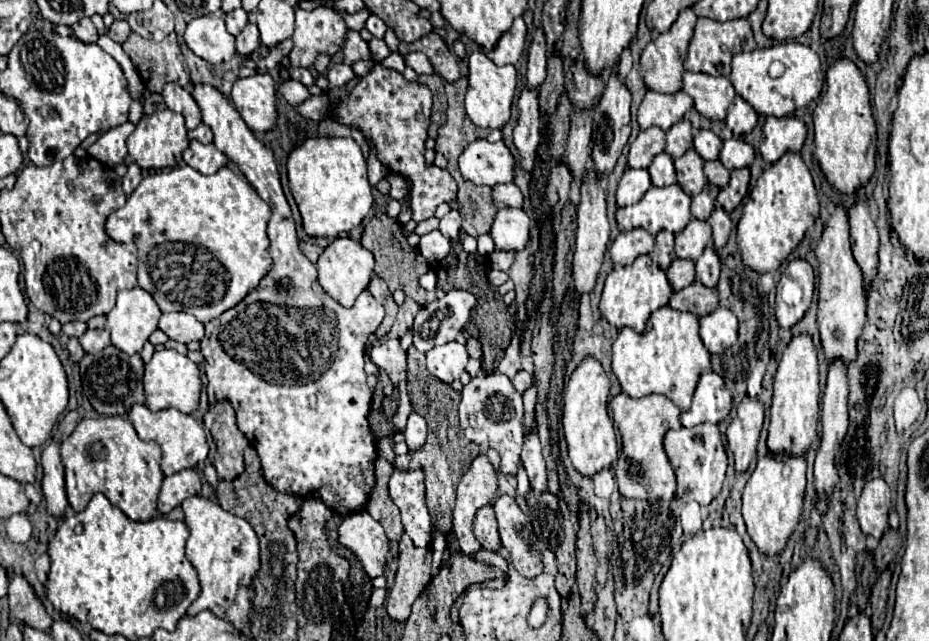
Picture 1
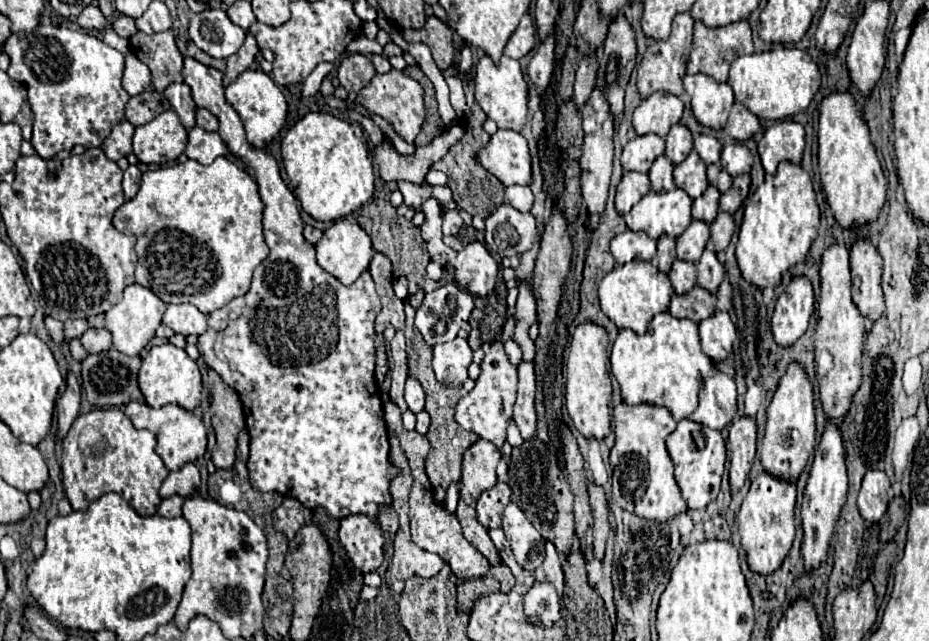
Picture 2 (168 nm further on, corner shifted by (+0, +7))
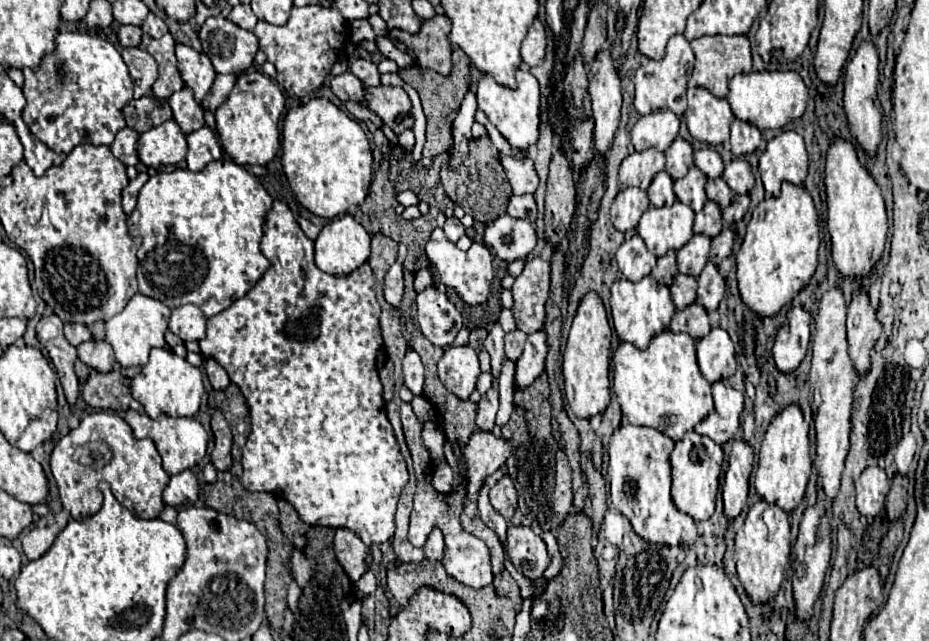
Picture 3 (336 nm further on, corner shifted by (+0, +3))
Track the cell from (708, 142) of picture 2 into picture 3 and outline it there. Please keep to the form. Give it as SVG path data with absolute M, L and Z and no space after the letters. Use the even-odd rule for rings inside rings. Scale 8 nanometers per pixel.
M705 146L705 148L699 148L695 152L695 166L707 176L707 178L719 178L723 174L723 160L721 156L717 154L715 148L711 146Z

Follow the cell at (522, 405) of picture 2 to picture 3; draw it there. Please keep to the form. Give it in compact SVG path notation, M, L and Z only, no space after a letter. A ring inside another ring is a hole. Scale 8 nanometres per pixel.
M545 330L529 334L527 342L525 342L525 350L523 350L521 358L517 360L515 382L519 386L529 386L543 372L545 356L547 356L547 334L545 334Z

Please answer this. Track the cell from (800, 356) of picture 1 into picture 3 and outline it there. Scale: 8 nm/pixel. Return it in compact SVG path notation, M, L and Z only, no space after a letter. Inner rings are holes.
M787 406L781 414L775 416L767 434L763 438L763 446L759 452L759 466L755 474L755 490L761 500L767 504L775 504L791 514L797 504L805 496L805 486L811 474L811 456L809 456L809 424L803 420L803 414L797 406Z

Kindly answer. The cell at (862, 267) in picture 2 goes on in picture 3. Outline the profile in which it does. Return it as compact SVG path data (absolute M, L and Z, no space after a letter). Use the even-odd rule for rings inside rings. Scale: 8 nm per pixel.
M857 292L847 308L847 342L849 342L849 358L857 376L865 376L871 360L869 352L879 340L883 326L877 318L877 310L871 306L869 296L865 292Z

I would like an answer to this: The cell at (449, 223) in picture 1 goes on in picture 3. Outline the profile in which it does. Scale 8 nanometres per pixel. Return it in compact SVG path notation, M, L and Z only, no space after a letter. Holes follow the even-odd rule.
M455 216L453 218L447 218L447 222L443 226L443 232L445 232L447 240L451 240L451 242L457 242L461 236L465 236L465 228L459 222L459 218L455 218Z

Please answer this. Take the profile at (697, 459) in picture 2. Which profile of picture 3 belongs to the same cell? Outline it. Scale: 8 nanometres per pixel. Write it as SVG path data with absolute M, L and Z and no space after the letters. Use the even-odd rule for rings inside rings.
M689 432L681 442L675 444L671 452L671 468L673 468L671 498L677 510L689 514L695 522L707 520L715 512L715 496L719 490L721 464L723 464L723 450L711 438L699 436L697 432Z

